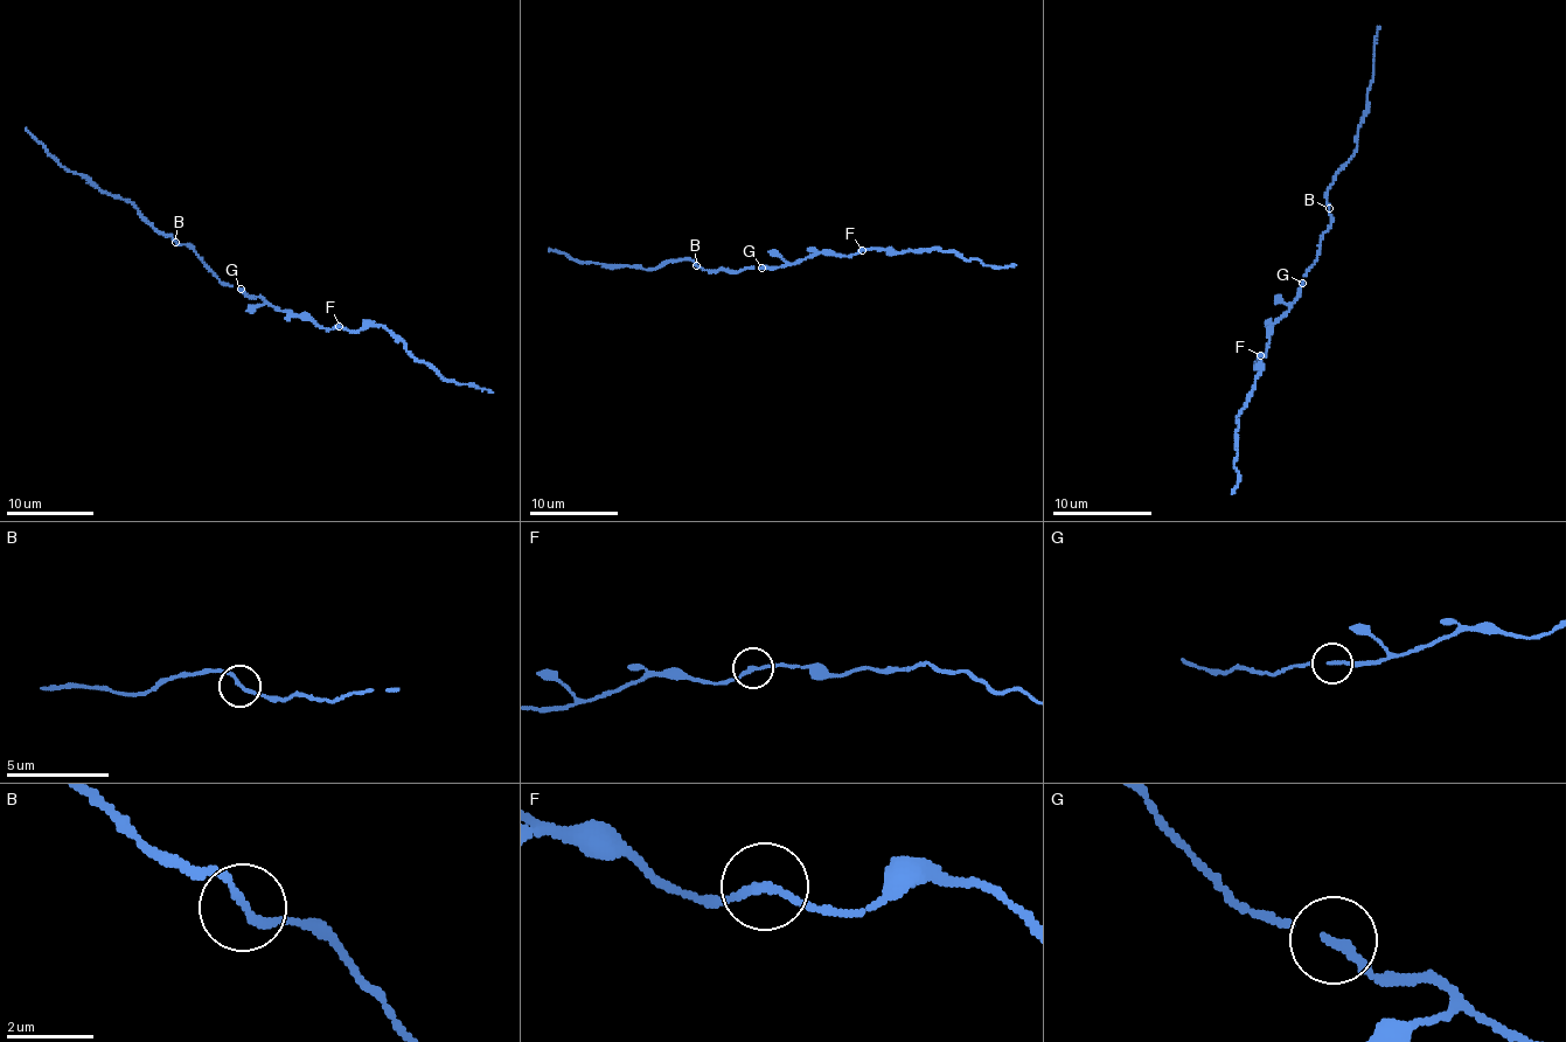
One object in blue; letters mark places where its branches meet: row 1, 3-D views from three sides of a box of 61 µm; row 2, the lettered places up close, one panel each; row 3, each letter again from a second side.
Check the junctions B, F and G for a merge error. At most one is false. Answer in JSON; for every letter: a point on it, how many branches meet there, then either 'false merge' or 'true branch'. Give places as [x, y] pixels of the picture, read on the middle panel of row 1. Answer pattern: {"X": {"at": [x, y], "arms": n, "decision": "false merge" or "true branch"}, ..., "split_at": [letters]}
{"B": {"at": [696, 265], "arms": 2, "decision": "true branch"}, "F": {"at": [862, 250], "arms": 2, "decision": "true branch"}, "G": {"at": [761, 268], "arms": 2, "decision": "true branch"}, "split_at": []}

